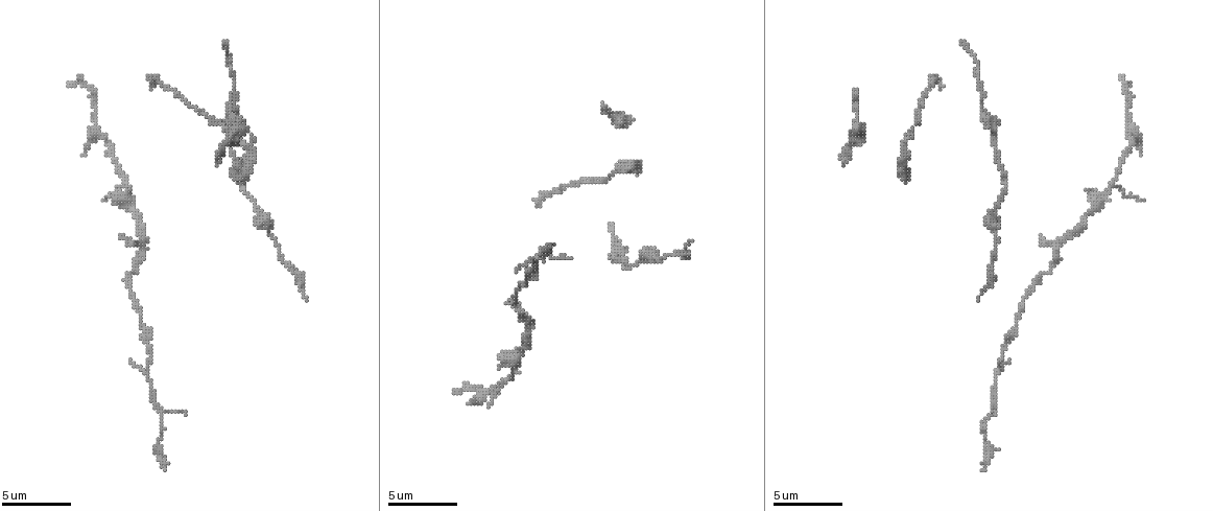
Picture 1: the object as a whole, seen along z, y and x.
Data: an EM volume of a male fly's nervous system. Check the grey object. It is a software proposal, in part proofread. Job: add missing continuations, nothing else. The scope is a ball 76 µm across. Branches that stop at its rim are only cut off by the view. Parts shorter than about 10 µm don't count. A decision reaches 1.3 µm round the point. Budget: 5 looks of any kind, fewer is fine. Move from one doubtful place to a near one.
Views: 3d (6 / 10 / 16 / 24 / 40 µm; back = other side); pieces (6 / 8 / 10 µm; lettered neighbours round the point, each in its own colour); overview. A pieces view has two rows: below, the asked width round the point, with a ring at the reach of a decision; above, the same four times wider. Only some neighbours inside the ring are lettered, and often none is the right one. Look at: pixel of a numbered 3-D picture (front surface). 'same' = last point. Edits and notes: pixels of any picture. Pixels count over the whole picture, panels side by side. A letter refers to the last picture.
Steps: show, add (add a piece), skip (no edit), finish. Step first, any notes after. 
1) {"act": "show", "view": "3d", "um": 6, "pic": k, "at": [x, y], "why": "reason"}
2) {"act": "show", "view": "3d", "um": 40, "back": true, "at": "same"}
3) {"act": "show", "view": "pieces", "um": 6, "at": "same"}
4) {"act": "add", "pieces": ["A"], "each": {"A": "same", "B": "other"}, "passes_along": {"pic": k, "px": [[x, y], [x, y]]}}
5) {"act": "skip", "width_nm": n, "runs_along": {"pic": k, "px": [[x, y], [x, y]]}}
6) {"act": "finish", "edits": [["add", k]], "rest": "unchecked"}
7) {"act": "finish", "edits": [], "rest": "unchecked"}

{"act": "show", "view": "3d", "um": 10, "pic": 1, "at": [1042, 236], "why": "branch stops here"}

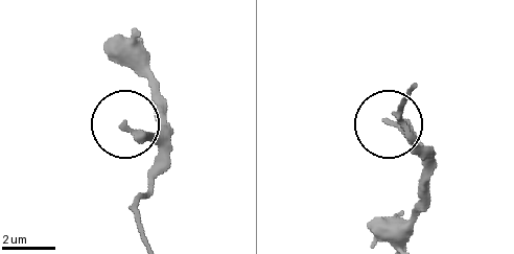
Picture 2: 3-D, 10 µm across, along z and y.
{"act": "show", "view": "pieces", "um": 8, "pic": 2, "at": [125, 125]}

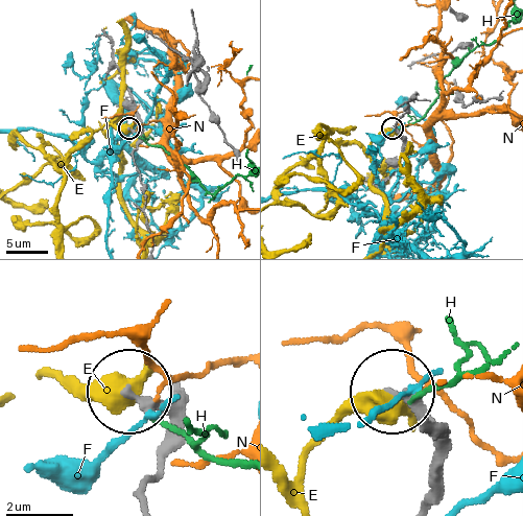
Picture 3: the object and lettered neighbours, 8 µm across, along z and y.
{"act": "skip", "width_nm": 230, "each": {"E": "other", "F": "other", "H": "other", "N": "other"}, "found": "none of them fits"}

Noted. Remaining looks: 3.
{"act": "show", "view": "pieces", "um": 8, "pic": 1, "at": [621, 165], "why": "free end"}

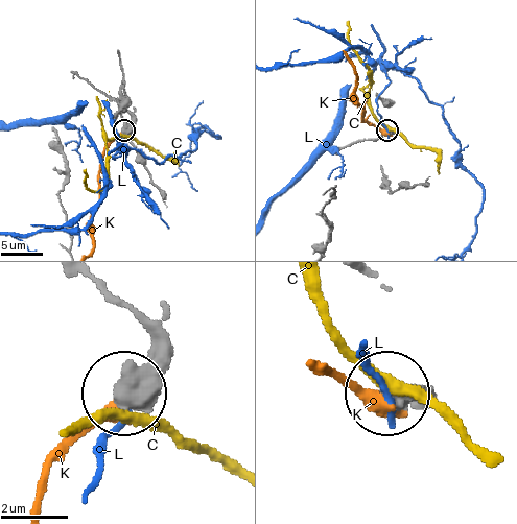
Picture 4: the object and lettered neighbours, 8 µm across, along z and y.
{"act": "skip", "width_nm": 620, "each": {"C": "other", "K": "other", "L": "other"}, "found": "no lettered piece goes on from it"}

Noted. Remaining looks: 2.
{"act": "show", "view": "pieces", "um": 8, "pic": 1, "at": [306, 299], "why": "free end"}

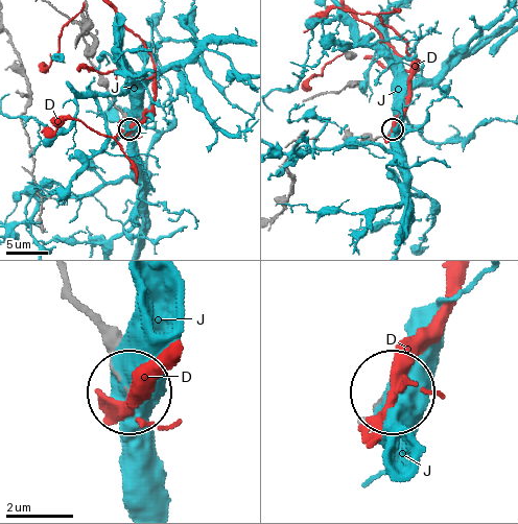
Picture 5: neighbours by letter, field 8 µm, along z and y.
{"act": "skip", "each": {"D": "other", "J": "other"}, "found": "none of them fits"}

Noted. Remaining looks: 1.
{"act": "finish", "edits": [], "rest": "unchecked"}

